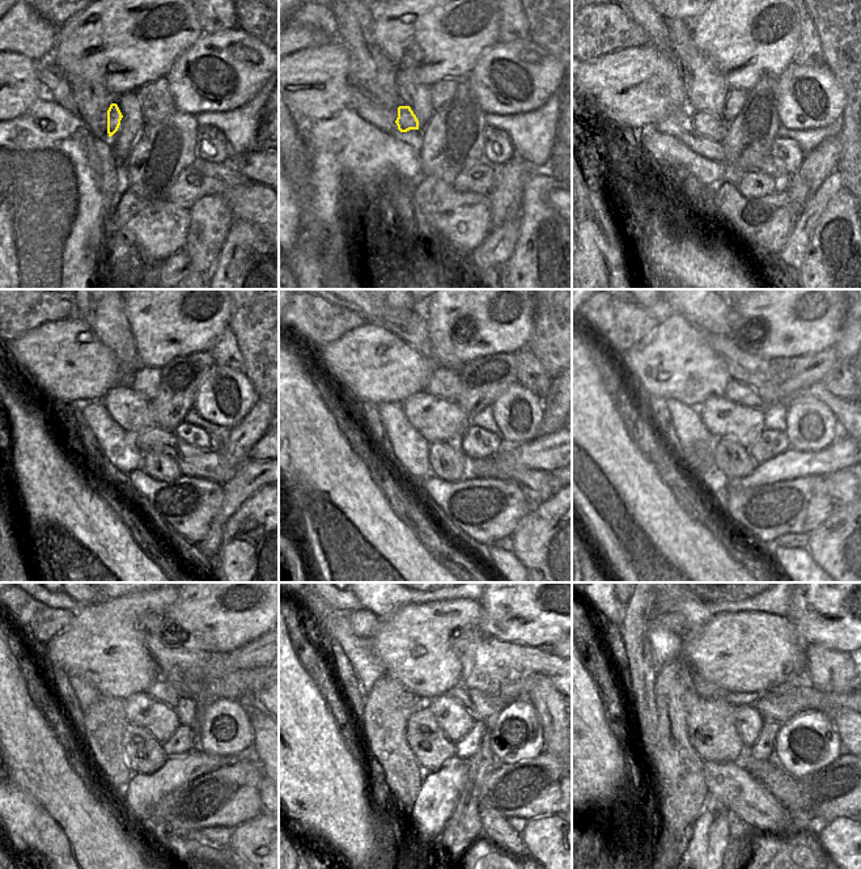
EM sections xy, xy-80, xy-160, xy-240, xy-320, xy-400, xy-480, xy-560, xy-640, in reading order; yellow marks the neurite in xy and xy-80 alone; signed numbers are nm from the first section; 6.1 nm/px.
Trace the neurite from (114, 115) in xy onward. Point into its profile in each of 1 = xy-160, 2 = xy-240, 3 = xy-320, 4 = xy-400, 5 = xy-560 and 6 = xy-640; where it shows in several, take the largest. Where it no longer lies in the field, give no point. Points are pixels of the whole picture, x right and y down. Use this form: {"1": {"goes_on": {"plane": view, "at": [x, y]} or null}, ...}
{"1": {"goes_on": {"plane": "xy-160", "at": [700, 121]}}, "2": {"goes_on": {"plane": "xy-240", "at": [131, 412]}}, "3": {"goes_on": {"plane": "xy-320", "at": [439, 422]}}, "4": {"goes_on": {"plane": "xy-400", "at": [724, 419]}}, "5": {"goes_on": {"plane": "xy-560", "at": [453, 719]}}, "6": {"goes_on": {"plane": "xy-640", "at": [749, 721]}}}

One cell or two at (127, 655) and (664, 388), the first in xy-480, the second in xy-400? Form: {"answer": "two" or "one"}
{"answer": "one"}

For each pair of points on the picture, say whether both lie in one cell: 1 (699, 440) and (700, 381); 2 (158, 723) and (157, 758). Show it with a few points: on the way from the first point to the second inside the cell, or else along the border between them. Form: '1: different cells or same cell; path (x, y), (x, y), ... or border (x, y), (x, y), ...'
1: different cells; border (667, 398), (681, 401), (696, 408)
2: different cells; border (131, 724), (144, 728), (161, 745)

